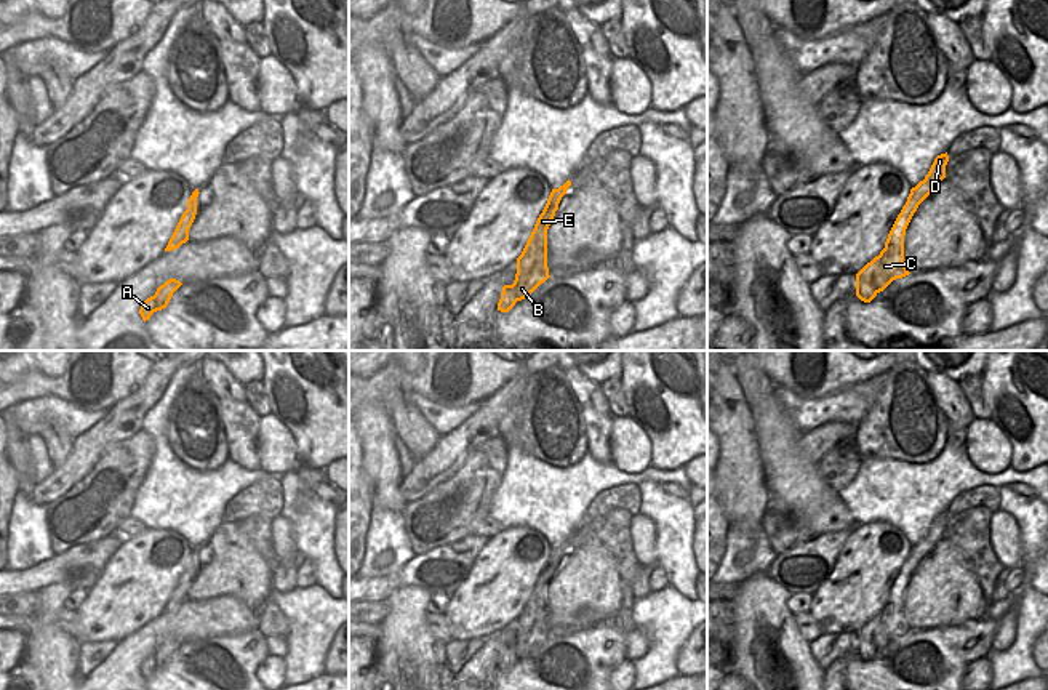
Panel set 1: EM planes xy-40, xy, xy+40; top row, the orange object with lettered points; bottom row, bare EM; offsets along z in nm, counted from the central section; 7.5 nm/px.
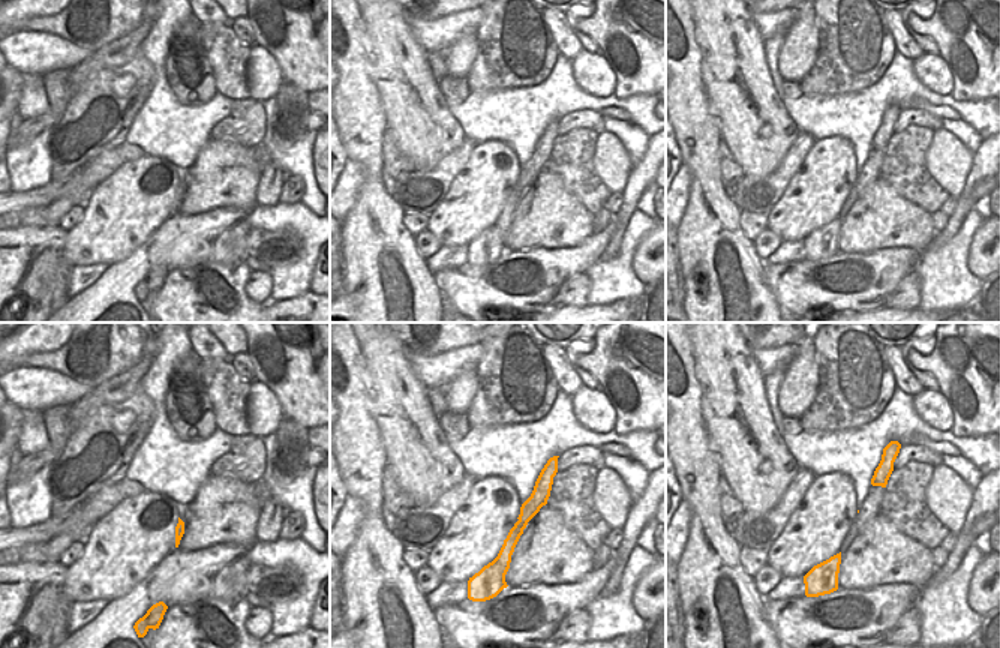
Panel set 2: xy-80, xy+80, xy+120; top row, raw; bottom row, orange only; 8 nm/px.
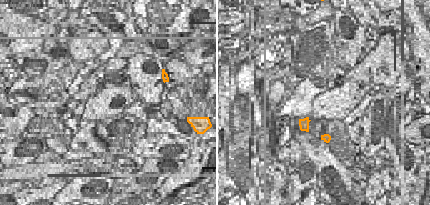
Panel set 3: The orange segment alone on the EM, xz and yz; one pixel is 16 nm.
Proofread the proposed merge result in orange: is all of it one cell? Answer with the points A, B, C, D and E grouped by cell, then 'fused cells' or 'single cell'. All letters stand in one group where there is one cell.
A B C E / D | fused cells

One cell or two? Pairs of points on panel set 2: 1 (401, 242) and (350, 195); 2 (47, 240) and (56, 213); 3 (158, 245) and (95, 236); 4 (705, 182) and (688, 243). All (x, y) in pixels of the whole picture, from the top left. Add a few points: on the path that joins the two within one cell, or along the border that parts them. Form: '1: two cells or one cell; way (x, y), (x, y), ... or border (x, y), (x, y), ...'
1: two cells; border (363, 165), (365, 176), (359, 197), (345, 218)
2: two cells; border (47, 224), (57, 225)
3: two cells; border (167, 218), (125, 258), (113, 263)
4: one cell; way (699, 197), (699, 228)

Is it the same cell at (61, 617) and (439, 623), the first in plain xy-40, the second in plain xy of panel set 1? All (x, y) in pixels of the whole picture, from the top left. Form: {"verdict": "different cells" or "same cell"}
{"verdict": "same cell"}

